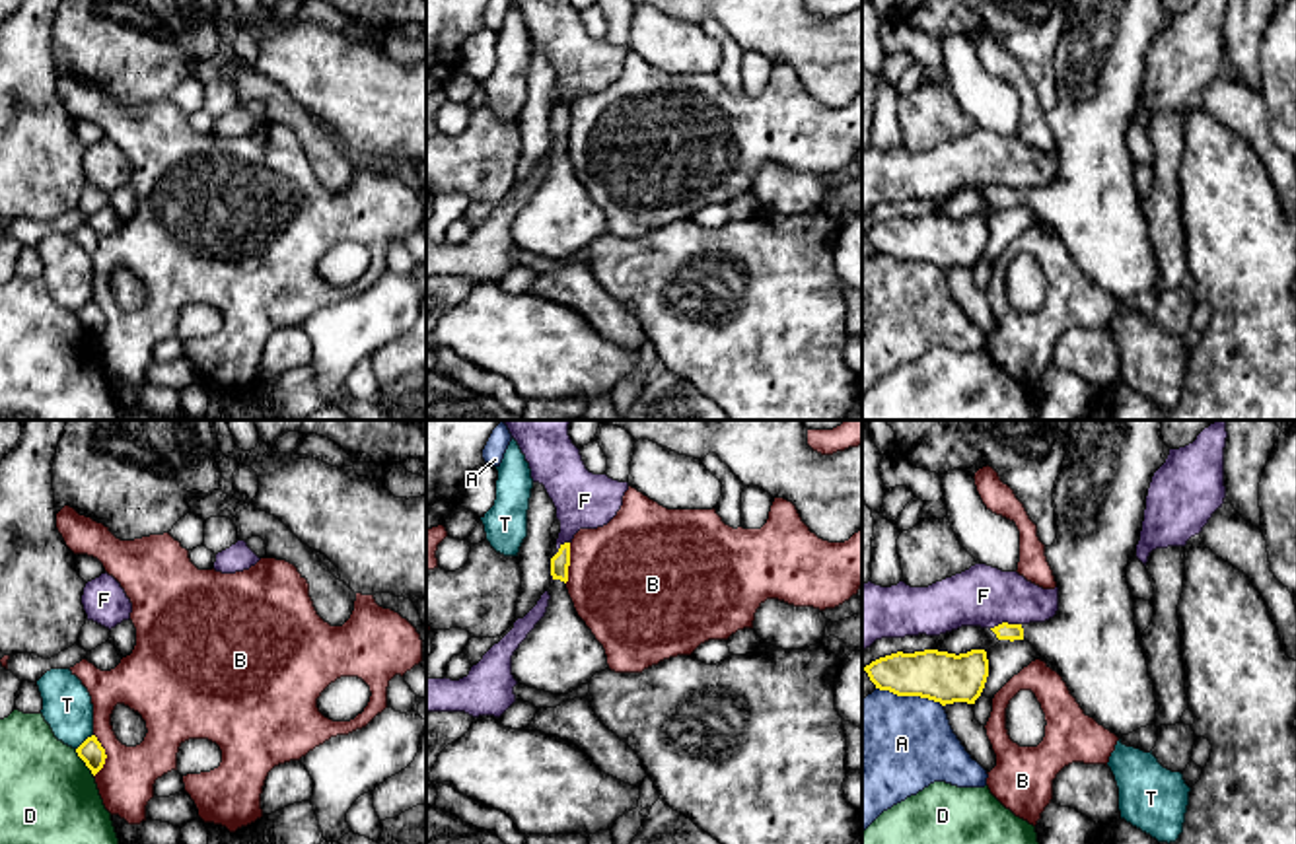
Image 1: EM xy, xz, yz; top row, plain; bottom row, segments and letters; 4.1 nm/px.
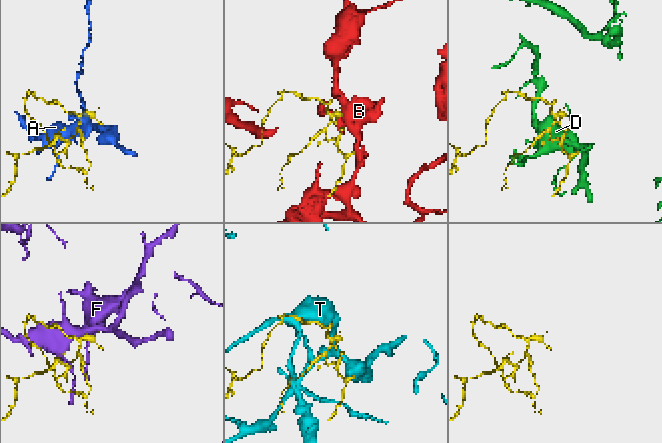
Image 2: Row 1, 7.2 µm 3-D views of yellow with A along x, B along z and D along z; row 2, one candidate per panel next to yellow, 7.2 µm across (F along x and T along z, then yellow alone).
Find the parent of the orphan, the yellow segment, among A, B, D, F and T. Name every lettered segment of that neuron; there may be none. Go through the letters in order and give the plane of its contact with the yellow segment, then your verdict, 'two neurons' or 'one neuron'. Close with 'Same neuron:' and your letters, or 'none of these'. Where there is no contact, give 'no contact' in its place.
A: yz | two neurons
B: xy | two neurons
D: xy | two neurons
F: yz | two neurons
T: xy | two neurons
Same neuron: none of these

